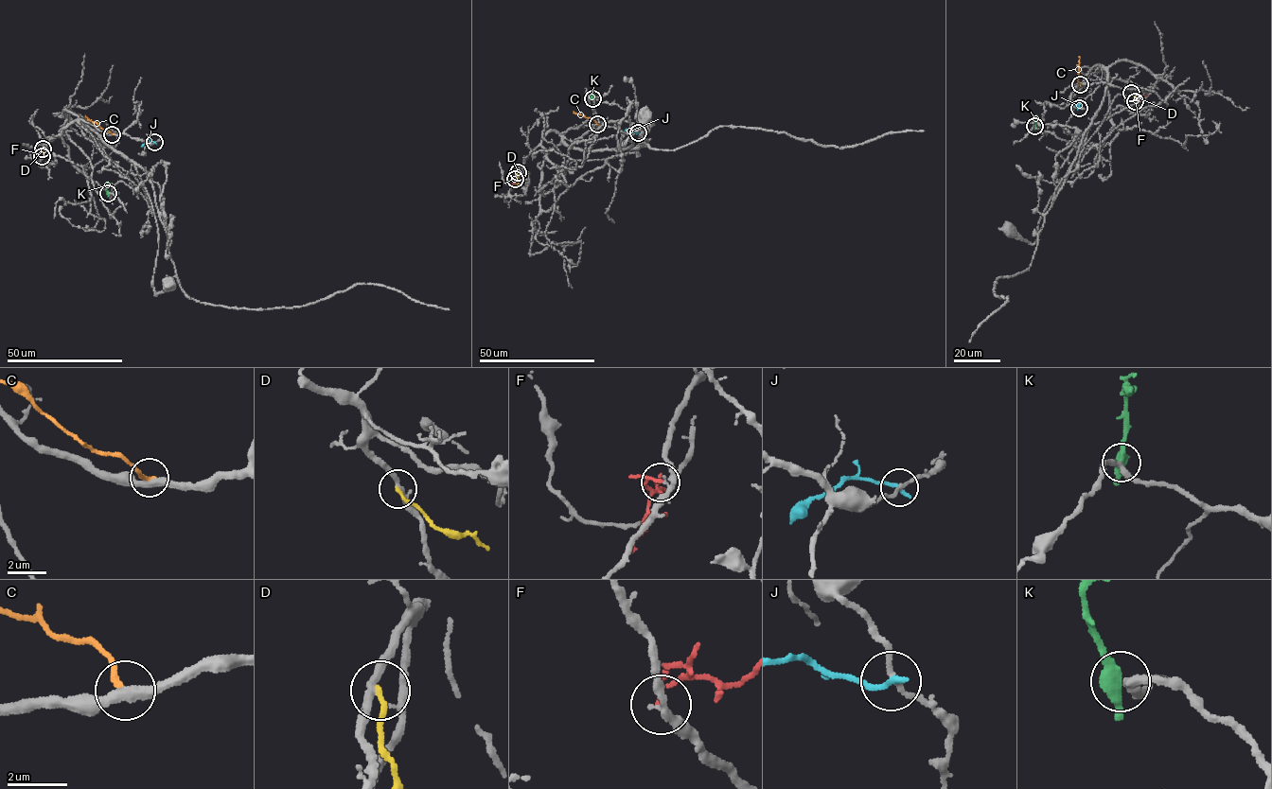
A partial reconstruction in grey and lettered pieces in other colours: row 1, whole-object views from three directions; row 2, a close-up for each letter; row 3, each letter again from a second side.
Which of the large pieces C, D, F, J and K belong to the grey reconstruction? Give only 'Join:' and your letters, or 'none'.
Join: none

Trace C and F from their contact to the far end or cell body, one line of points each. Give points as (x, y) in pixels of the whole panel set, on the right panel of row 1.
C: (1080, 84), (1079, 56)
F: (1135, 101), (1147, 95)

